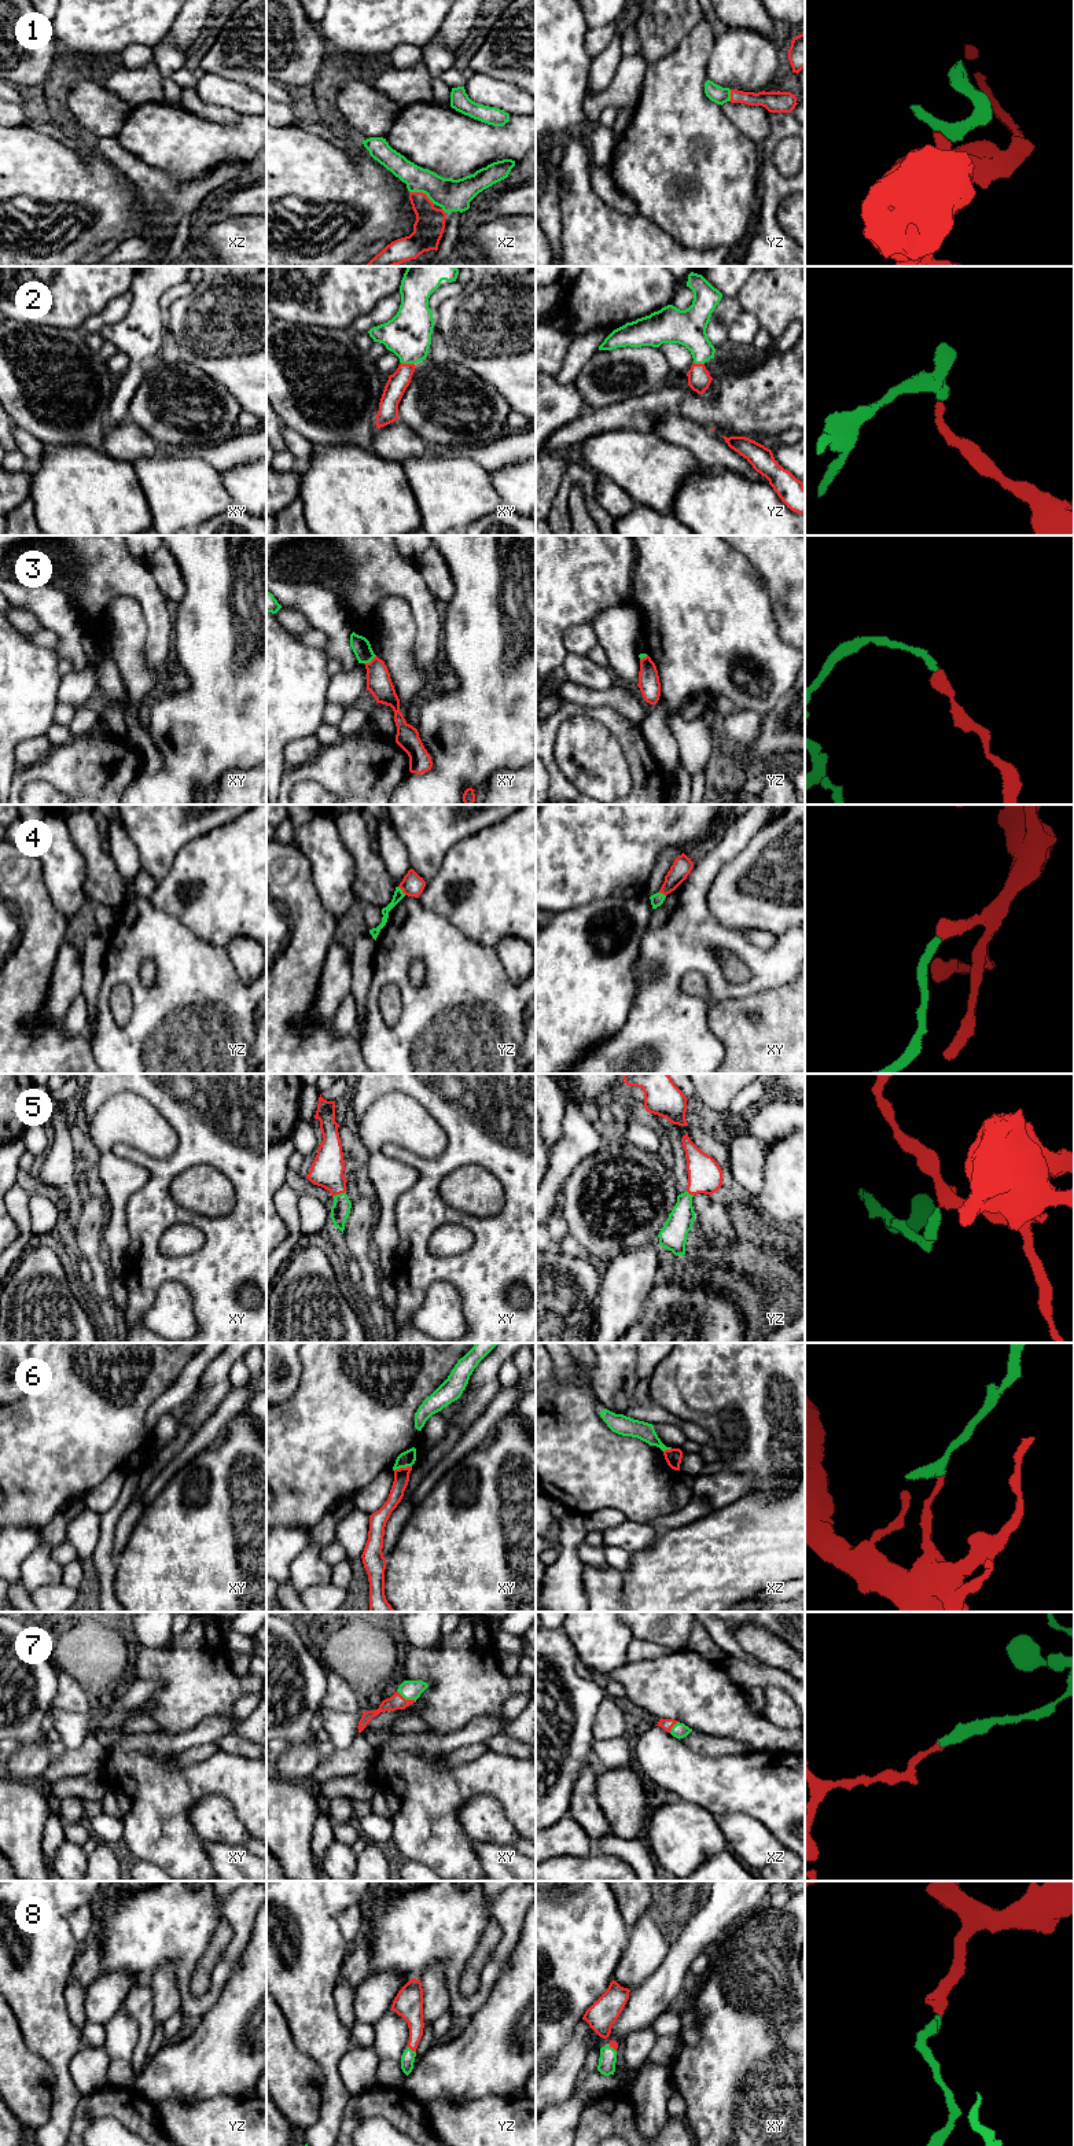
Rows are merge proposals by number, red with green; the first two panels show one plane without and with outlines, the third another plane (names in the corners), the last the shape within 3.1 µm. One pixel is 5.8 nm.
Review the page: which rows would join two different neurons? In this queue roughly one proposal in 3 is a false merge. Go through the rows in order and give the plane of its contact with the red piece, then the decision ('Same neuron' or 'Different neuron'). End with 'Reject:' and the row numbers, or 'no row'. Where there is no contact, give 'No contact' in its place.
1: Touches red in xz. Same neuron
2: Touches red in xy. Same neuron
3: Touches red in xy. Different neuron
4: Touches red in yz. Same neuron
5: Touches red in xy. Same neuron
6: Touches red in xy. Different neuron
7: Touches red in xy. Same neuron
8: Touches red in yz. Same neuron
Reject: 3, 6

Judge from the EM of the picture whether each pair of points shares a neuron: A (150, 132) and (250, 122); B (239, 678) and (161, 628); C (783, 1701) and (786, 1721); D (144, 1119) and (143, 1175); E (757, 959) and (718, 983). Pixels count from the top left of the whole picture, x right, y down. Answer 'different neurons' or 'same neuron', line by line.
A: same neuron
B: different neurons
C: same neuron
D: same neuron
E: same neuron

